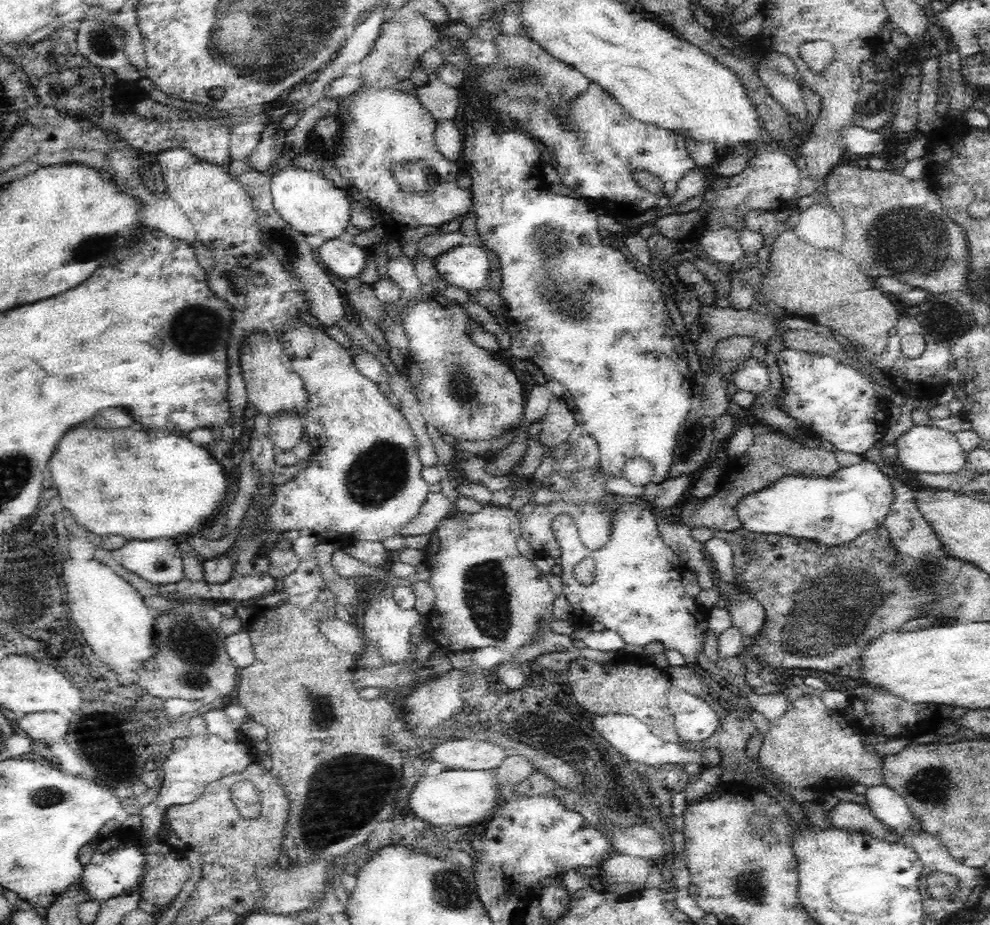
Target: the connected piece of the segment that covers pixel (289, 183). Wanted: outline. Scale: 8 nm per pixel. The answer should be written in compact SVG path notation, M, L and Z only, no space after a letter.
M296 166L284 167L270 180L270 197L273 209L296 232L328 240L339 238L349 226L349 202L344 192L334 188L332 182L324 178L321 173Z

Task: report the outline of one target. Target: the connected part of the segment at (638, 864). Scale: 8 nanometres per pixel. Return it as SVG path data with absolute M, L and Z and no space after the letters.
M612 851L600 870L600 878L604 885L610 882L631 882L643 886L650 867L648 859Z

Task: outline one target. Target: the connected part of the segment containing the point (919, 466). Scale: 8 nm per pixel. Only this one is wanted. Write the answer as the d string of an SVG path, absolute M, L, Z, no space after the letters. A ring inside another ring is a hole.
M914 424L900 434L893 444L896 448L896 464L906 470L924 474L950 474L964 466L965 453L960 450L955 434L936 425Z

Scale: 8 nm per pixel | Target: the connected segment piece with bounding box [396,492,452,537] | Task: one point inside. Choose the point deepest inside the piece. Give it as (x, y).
(436, 507)

